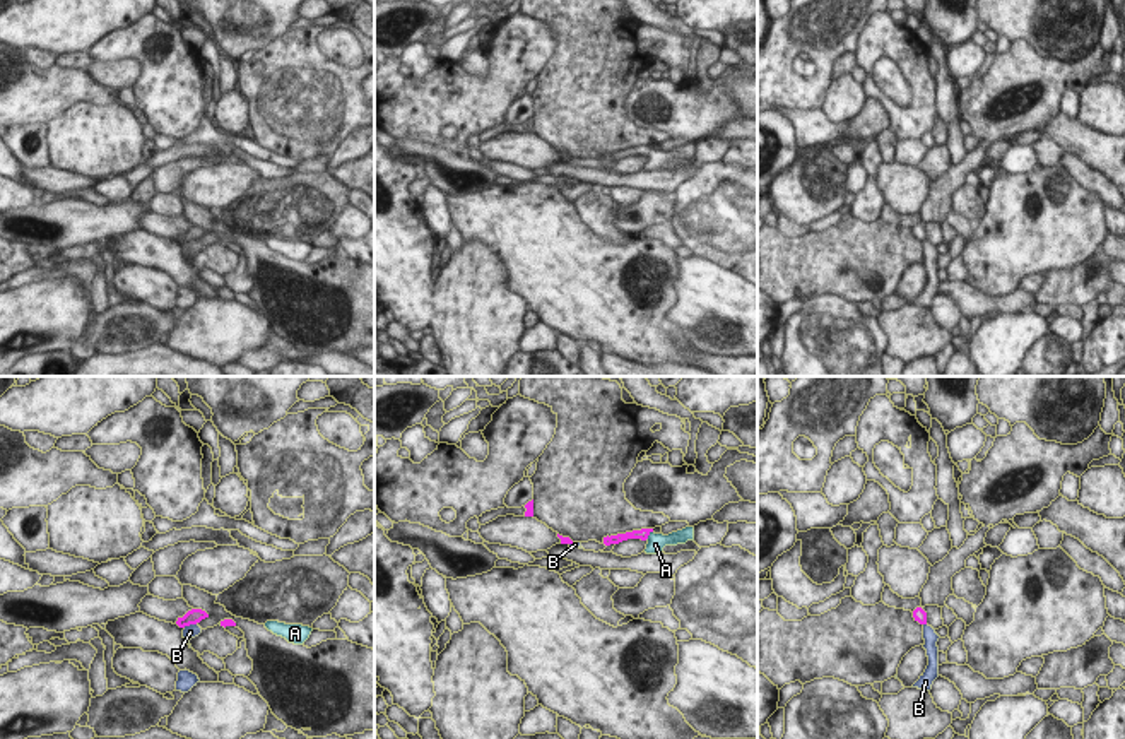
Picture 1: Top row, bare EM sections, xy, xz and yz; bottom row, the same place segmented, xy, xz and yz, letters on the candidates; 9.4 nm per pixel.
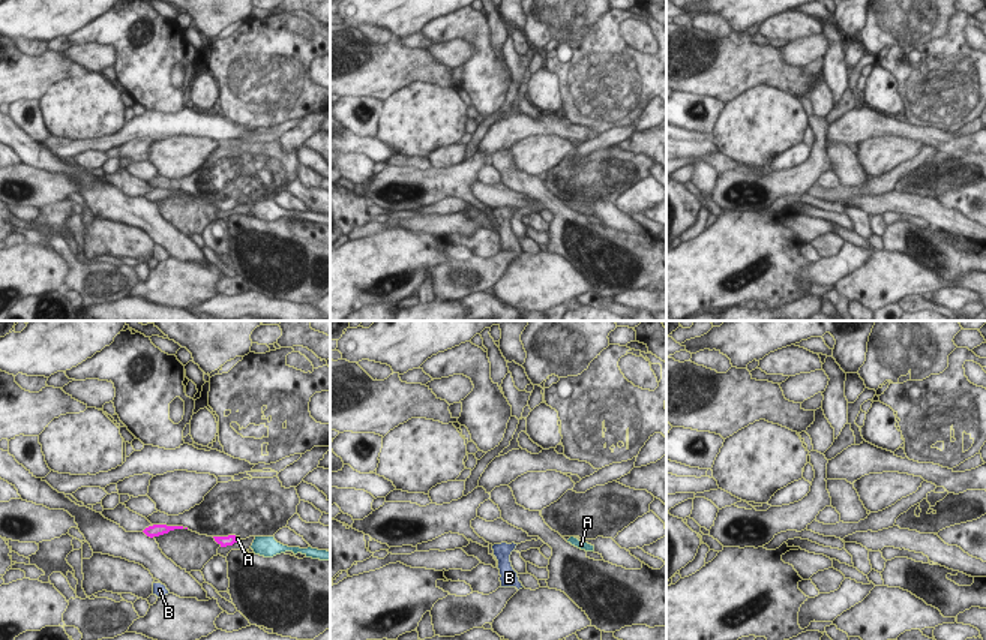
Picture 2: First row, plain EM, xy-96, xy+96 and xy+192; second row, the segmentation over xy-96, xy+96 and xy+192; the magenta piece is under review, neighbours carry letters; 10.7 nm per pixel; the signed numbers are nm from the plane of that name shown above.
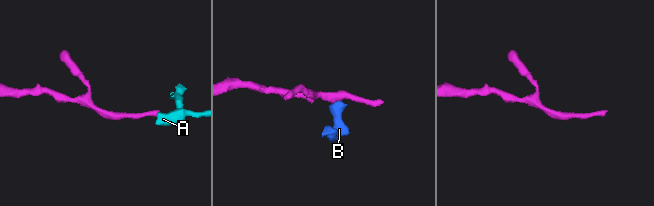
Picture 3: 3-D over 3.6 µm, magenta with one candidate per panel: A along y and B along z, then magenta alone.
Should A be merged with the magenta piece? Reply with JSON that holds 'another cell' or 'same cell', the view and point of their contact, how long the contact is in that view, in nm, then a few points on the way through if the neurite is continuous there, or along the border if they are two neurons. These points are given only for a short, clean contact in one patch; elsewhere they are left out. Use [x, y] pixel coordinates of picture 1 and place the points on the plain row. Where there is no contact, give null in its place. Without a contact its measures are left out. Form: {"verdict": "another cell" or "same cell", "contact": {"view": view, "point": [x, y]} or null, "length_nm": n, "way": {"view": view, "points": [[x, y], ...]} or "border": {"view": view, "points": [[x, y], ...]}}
{"verdict": "same cell", "contact": {"view": "xz", "point": [648, 151]}, "length_nm": 120, "way": {"view": "xz", "points": [[642, 151], [648, 151], [655, 161]]}}

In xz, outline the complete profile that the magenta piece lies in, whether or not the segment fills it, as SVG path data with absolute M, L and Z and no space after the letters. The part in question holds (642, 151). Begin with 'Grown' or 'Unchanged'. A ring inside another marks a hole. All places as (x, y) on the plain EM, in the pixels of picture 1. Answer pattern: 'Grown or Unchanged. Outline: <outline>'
Grown. Outline: M686 144L682 147L672 149L669 152L663 151L655 151L653 145L641 145L641 147L633 147L626 151L617 151L617 152L607 152L604 154L604 161L619 161L627 156L641 156L646 157L646 171L657 171L662 169L665 163L677 163L677 161L686 161L687 157L694 157L694 144Z

